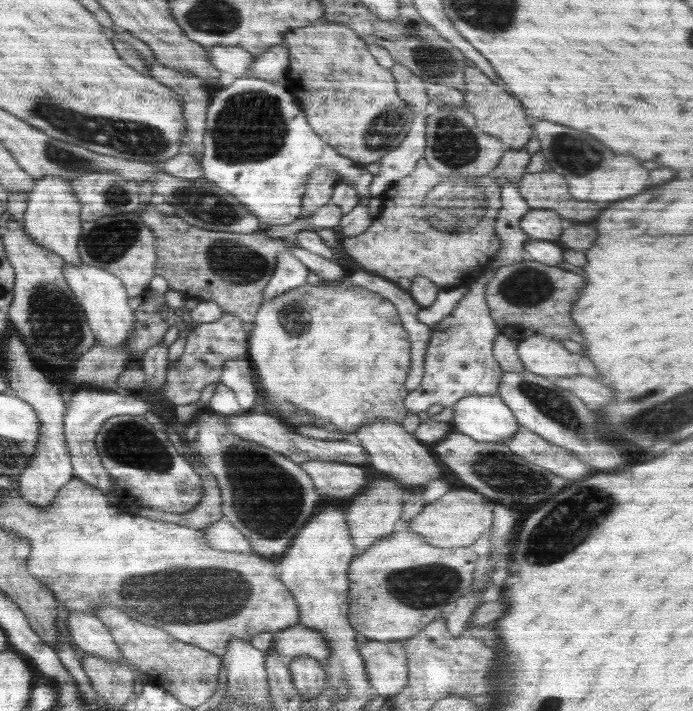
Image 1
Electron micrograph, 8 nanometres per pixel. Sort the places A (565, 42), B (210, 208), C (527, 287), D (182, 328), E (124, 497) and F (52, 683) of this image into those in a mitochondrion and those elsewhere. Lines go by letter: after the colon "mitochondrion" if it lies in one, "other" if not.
A: other
B: mitochondrion
C: mitochondrion
D: other
E: other
F: other

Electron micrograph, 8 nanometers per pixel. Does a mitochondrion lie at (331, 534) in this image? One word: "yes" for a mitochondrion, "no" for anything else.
no

